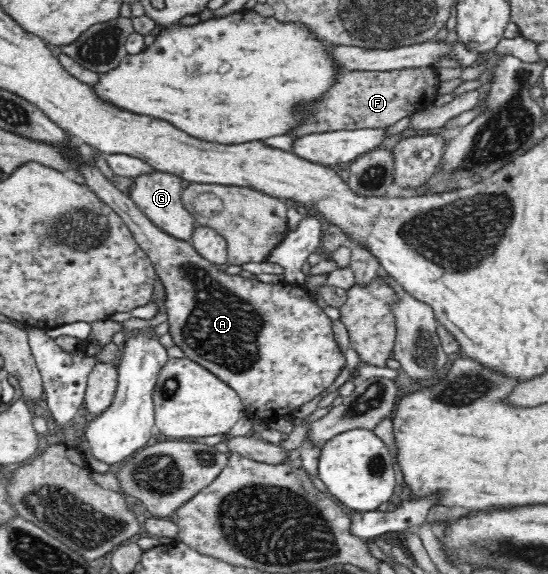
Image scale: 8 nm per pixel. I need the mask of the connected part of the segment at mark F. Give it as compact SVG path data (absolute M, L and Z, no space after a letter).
M431 66L401 67L388 71L339 70L335 74L335 82L319 98L301 102L293 108L293 116L301 116L301 122L293 126L289 135L297 139L321 132L391 126L401 118L411 117L426 105L431 106L439 83L439 75Z

